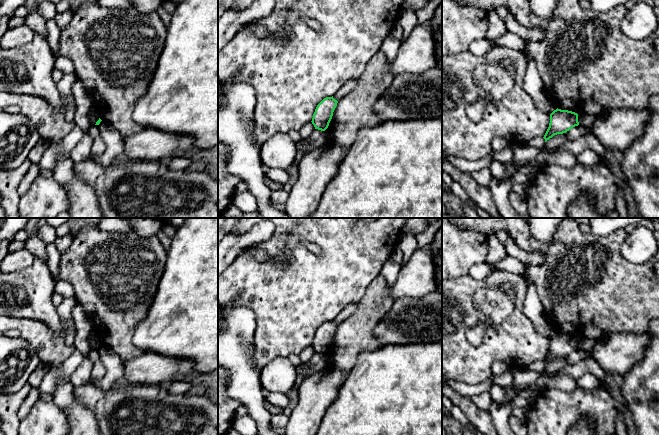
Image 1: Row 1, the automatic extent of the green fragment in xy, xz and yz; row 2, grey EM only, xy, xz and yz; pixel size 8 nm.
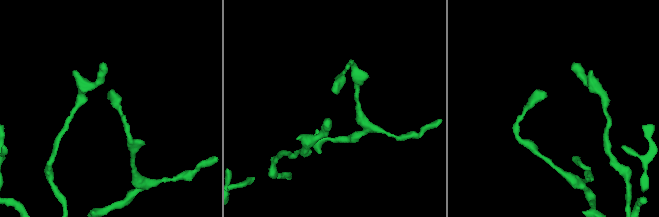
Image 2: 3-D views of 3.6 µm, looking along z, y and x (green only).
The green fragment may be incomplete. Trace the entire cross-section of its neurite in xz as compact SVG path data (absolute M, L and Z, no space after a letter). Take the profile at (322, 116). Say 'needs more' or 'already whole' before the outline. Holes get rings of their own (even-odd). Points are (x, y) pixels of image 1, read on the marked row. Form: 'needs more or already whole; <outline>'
already whole; M332 97L324 98L316 107L312 118L315 129L325 131L332 119L338 101Z

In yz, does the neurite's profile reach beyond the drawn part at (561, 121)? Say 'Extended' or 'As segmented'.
As segmented

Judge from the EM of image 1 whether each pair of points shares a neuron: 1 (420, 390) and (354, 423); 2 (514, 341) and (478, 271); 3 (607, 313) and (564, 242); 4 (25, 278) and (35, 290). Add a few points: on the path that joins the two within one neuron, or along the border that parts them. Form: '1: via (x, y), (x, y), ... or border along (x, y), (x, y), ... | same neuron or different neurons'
1: via (404, 406), (387, 423), (370, 423) | same neuron
2: border along (493, 268), (483, 279), (474, 279), (468, 275) | different neurons
3: via (601, 295), (584, 278), (574, 260) | same neuron
4: via (28, 281), (33, 287) | same neuron

